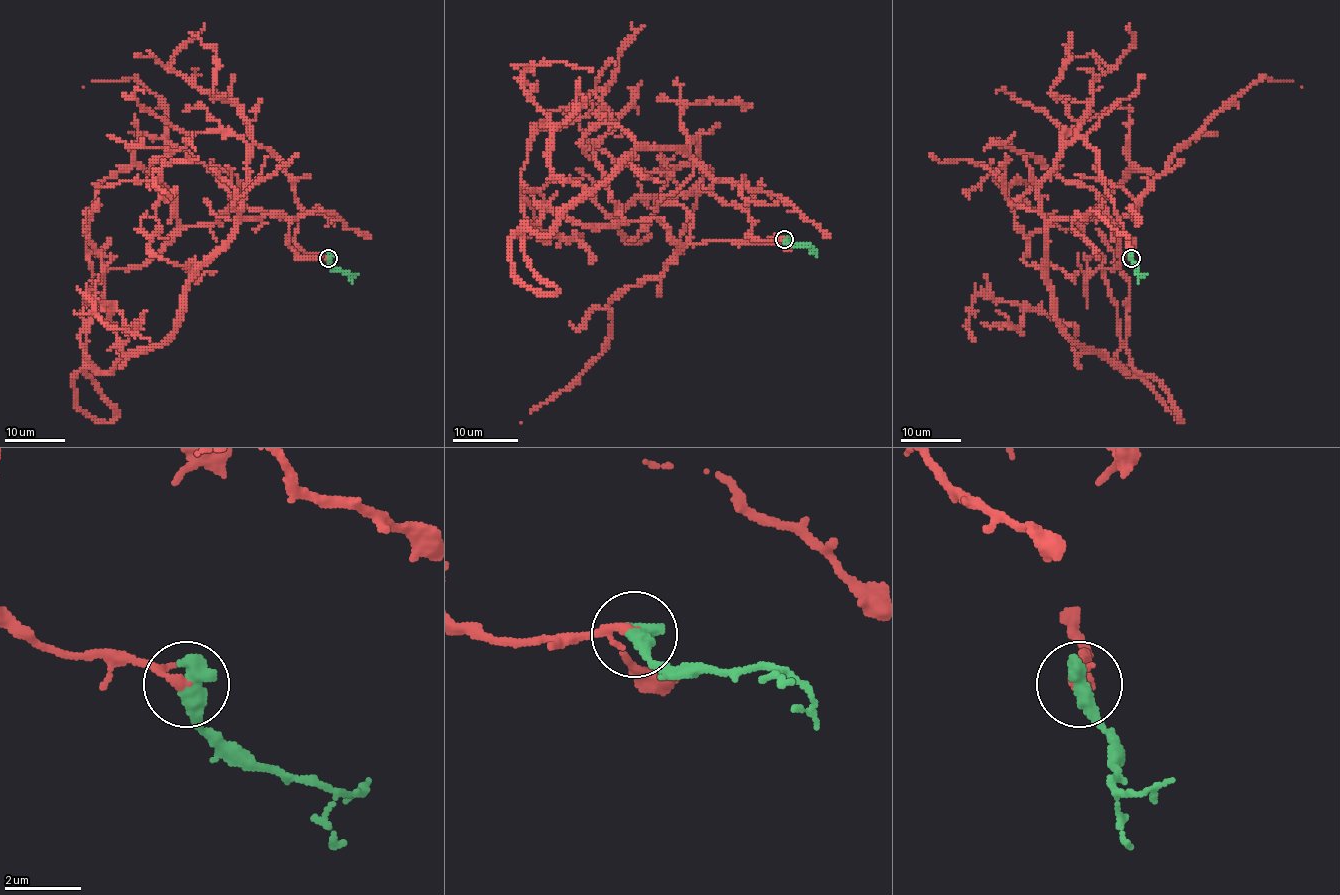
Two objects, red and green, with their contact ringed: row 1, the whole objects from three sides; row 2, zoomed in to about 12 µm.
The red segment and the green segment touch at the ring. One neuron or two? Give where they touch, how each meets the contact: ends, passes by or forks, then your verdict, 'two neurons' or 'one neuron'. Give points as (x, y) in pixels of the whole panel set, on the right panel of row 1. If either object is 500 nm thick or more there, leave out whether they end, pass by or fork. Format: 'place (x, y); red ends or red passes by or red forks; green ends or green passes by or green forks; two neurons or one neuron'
place (1131, 258); one neuron

